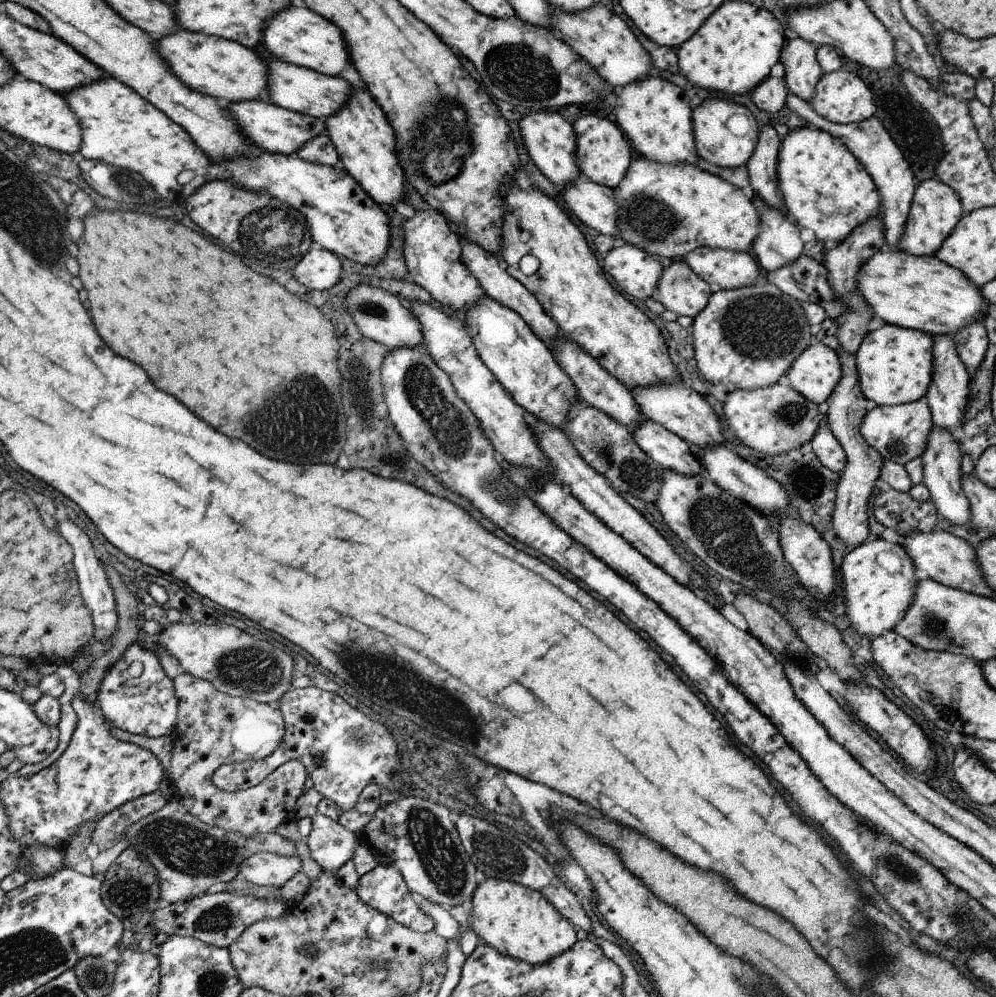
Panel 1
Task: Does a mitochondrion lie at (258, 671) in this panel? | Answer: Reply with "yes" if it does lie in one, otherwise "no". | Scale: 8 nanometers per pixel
yes

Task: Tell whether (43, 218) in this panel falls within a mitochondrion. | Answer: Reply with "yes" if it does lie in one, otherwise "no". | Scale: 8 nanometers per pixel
yes

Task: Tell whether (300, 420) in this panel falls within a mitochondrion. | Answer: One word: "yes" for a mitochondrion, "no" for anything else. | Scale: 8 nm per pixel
yes

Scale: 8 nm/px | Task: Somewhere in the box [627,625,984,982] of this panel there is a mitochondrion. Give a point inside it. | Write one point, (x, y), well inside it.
(894, 864)

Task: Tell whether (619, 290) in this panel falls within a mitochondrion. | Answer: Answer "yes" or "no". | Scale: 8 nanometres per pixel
no

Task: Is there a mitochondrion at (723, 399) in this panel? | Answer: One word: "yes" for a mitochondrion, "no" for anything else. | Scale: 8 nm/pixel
no

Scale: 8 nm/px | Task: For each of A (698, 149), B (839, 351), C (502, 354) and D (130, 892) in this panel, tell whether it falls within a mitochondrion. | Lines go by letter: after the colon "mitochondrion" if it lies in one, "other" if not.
A: other
B: other
C: other
D: mitochondrion

